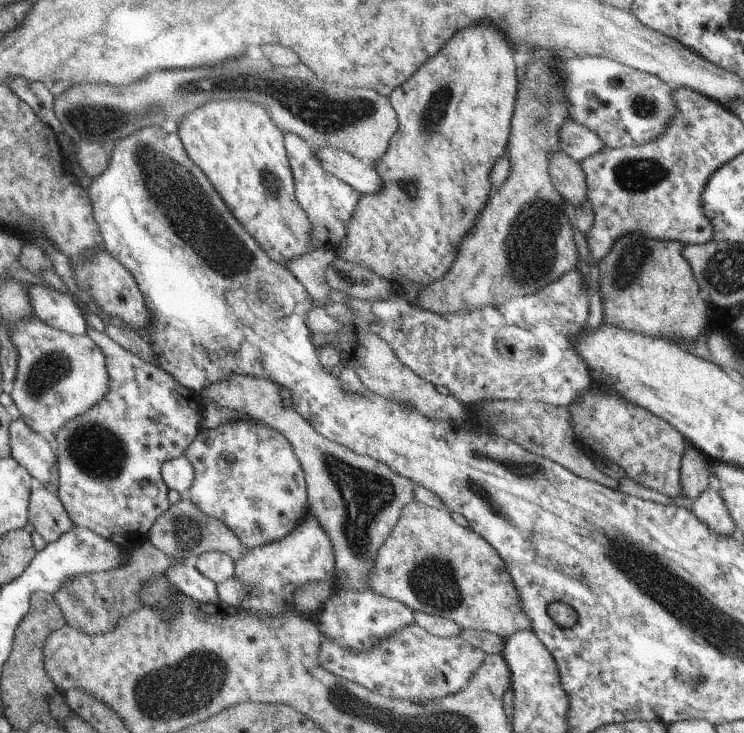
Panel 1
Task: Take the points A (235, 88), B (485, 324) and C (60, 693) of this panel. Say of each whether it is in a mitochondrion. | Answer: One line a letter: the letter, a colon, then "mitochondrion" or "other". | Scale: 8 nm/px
A: other
B: other
C: other

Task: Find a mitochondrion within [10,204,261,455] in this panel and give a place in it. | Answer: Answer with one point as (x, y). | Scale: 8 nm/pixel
(54, 366)

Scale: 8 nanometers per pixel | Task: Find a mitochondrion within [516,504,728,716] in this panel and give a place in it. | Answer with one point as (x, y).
(699, 681)

